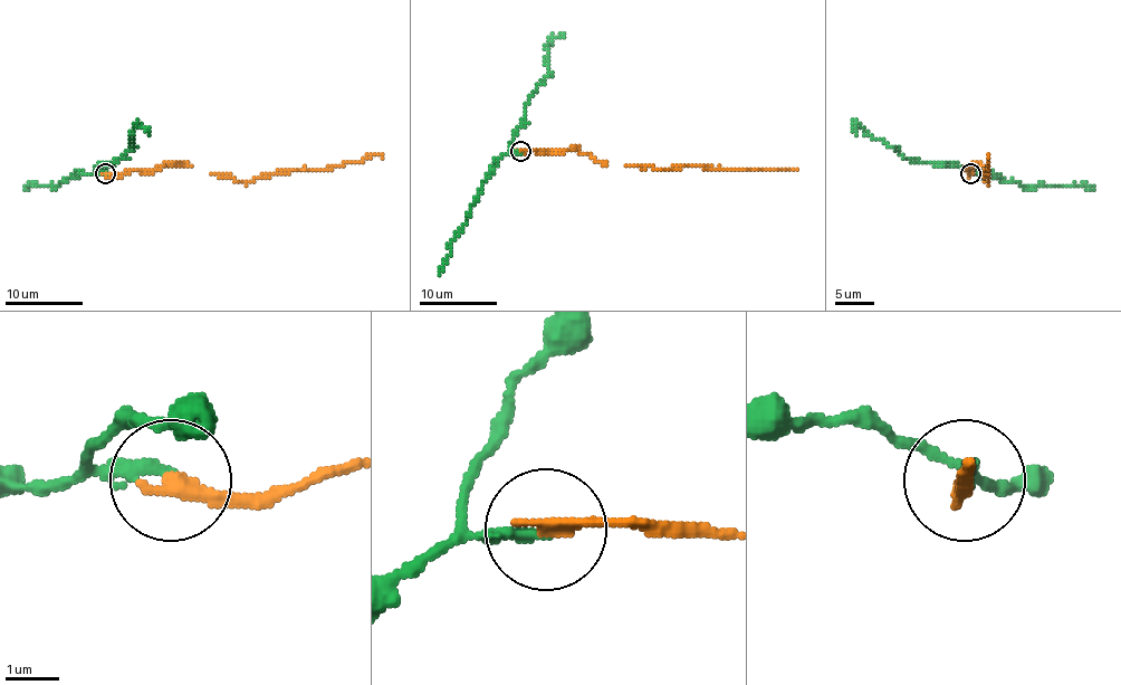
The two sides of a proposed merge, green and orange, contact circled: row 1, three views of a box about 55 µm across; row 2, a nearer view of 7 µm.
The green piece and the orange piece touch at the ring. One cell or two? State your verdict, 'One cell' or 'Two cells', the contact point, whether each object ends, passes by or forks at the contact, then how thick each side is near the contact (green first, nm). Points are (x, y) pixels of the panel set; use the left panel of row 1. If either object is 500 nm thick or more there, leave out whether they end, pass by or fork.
Two cells. Place: (105, 173). At the ring green ends. At the ring orange ends. Thickness 220 nm (green) against 240 nm

